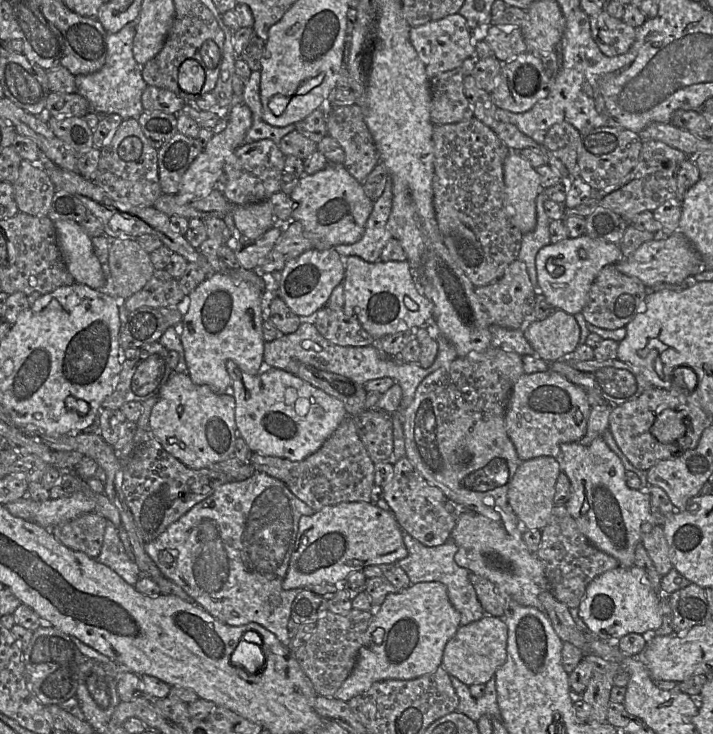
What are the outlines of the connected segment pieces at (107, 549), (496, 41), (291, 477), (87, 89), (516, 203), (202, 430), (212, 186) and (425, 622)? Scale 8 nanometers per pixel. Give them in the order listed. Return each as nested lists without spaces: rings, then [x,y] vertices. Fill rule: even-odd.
[[[108,519],[101,552],[96,560],[110,567],[132,586],[142,576],[136,563],[126,553],[116,526]]]
[[[491,25],[484,40],[501,63],[506,63],[527,51],[521,28]]]
[[[347,416],[313,454],[301,461],[252,453],[249,463],[257,472],[264,472],[280,481],[315,512],[325,506],[343,502],[371,502],[374,466],[361,442],[353,417]]]
[[[138,20],[127,23],[116,33],[107,33],[107,57],[104,66],[87,75],[76,75],[76,93],[87,99],[89,111],[99,115],[118,114],[123,119],[138,119],[143,112],[142,93],[147,83],[142,77],[142,66],[133,55],[133,41]]]
[[[510,151],[504,161],[504,198],[512,223],[522,234],[536,226],[536,198],[541,187],[536,169],[518,151]]]
[[[174,372],[157,397],[149,426],[151,434],[166,452],[192,469],[208,468],[212,463],[234,457],[237,426],[236,403],[231,388],[226,393],[218,394],[208,385],[194,384],[186,372]]]
[[[243,102],[235,106],[229,116],[225,119],[225,127],[222,131],[215,133],[203,151],[192,161],[180,182],[180,188],[175,195],[175,201],[179,205],[202,199],[218,188],[218,179],[224,172],[225,160],[238,147],[245,143],[245,138],[252,125],[252,112]]]
[[[441,582],[411,584],[388,594],[384,602],[374,609],[371,622],[362,637],[355,667],[334,697],[347,703],[375,682],[410,680],[434,672],[442,665],[445,646],[459,627],[460,614],[451,604],[447,587]],[[377,629],[383,633],[380,643],[373,639]]]

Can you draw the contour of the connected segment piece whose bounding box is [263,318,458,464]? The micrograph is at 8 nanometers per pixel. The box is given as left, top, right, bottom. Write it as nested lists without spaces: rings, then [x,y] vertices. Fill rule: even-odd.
[[[301,318],[299,328],[291,334],[279,335],[278,338],[264,344],[263,360],[274,368],[285,370],[293,375],[296,374],[297,361],[311,365],[317,369],[339,374],[350,378],[364,386],[367,382],[379,378],[388,377],[394,380],[402,389],[402,398],[399,409],[391,413],[393,424],[393,454],[389,462],[406,457],[405,439],[403,432],[403,412],[413,401],[417,387],[422,380],[437,369],[447,366],[458,357],[455,346],[443,335],[437,335],[438,352],[435,361],[429,368],[422,368],[417,363],[404,363],[394,357],[384,355],[376,345],[364,347],[340,346],[333,344],[324,338],[316,326],[310,322],[312,318]]]

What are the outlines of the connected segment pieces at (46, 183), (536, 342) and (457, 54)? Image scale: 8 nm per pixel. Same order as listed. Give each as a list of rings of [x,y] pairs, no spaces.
[[[22,159],[13,188],[20,212],[36,217],[48,215],[56,189],[47,172],[38,163]]]
[[[559,309],[544,320],[527,321],[523,332],[536,356],[547,363],[569,358],[580,340],[575,317]]]
[[[456,13],[411,28],[410,41],[425,65],[427,76],[431,79],[440,73],[461,67],[465,59],[476,55],[475,46],[471,43],[471,35],[472,30],[465,17]]]

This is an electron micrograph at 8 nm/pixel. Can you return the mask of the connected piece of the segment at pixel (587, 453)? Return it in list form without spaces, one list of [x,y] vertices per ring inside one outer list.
[[[603,437],[589,445],[564,443],[560,449],[560,473],[563,471],[571,483],[571,497],[565,505],[569,514],[597,549],[617,559],[619,566],[634,566],[637,545],[645,533],[658,525],[651,513],[650,495],[627,486],[626,469]]]

